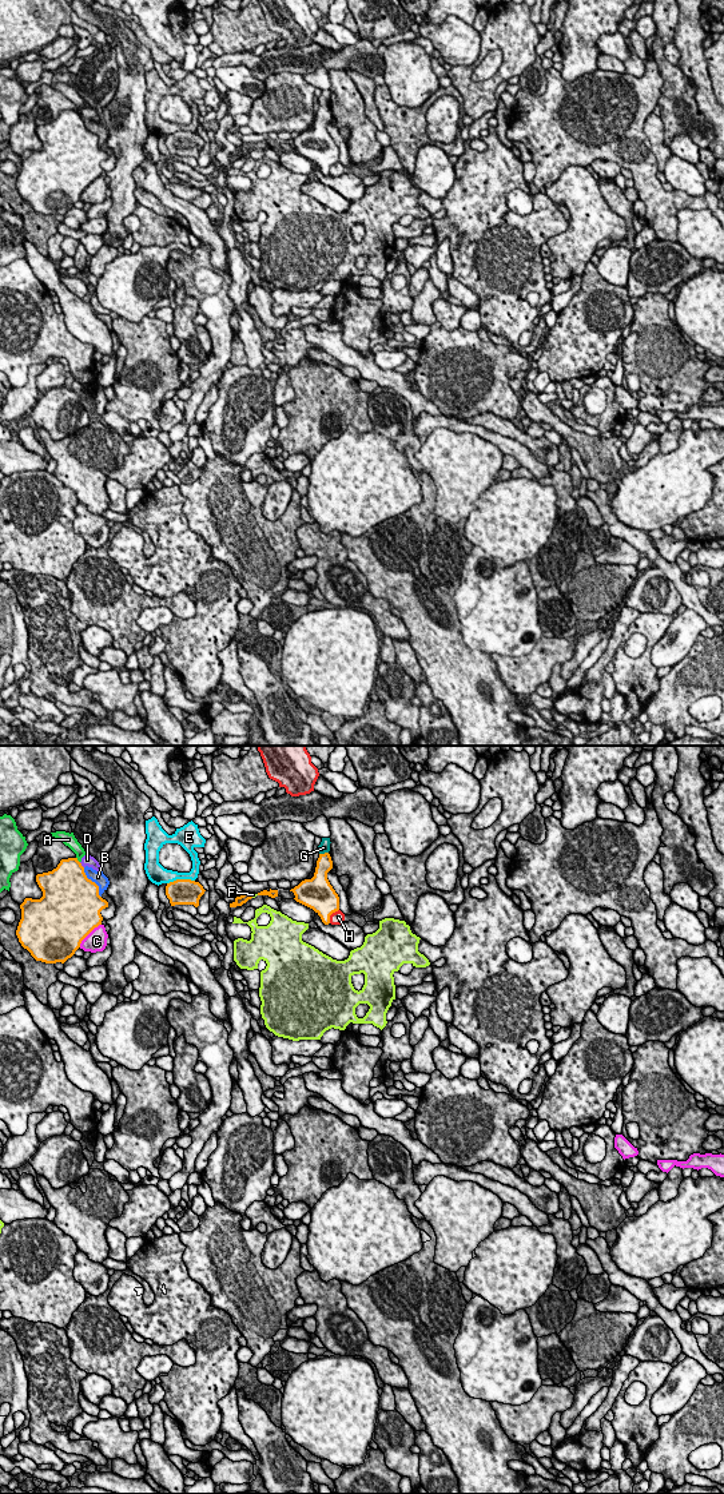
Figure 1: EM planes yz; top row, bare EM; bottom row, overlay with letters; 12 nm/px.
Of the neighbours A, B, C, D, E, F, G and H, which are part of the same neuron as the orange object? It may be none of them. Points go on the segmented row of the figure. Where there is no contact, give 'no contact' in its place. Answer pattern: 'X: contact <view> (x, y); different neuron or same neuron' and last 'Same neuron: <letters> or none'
A: contact yz (76, 859); different neuron
B: contact yz (94, 882); different neuron
C: contact yz (88, 933); different neuron
D: contact yz (80, 865); different neuron
E: contact yz (180, 879); different neuron
F: contact yz (251, 895); different neuron
G: contact yz (325, 853); different neuron
H: contact yz (330, 914); different neuron
Same neuron: none

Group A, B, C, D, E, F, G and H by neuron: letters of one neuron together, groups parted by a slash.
A / B / C / D / E / F / G H

